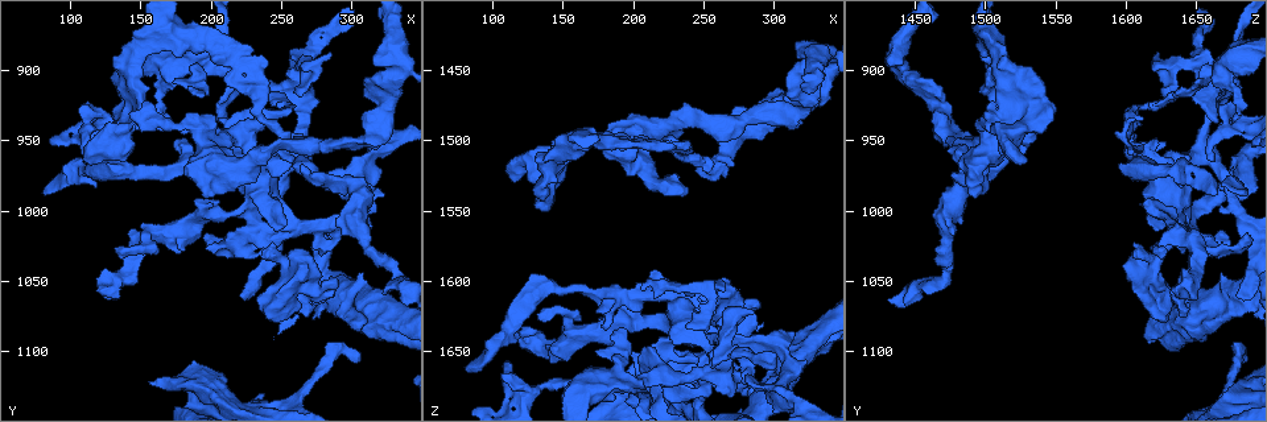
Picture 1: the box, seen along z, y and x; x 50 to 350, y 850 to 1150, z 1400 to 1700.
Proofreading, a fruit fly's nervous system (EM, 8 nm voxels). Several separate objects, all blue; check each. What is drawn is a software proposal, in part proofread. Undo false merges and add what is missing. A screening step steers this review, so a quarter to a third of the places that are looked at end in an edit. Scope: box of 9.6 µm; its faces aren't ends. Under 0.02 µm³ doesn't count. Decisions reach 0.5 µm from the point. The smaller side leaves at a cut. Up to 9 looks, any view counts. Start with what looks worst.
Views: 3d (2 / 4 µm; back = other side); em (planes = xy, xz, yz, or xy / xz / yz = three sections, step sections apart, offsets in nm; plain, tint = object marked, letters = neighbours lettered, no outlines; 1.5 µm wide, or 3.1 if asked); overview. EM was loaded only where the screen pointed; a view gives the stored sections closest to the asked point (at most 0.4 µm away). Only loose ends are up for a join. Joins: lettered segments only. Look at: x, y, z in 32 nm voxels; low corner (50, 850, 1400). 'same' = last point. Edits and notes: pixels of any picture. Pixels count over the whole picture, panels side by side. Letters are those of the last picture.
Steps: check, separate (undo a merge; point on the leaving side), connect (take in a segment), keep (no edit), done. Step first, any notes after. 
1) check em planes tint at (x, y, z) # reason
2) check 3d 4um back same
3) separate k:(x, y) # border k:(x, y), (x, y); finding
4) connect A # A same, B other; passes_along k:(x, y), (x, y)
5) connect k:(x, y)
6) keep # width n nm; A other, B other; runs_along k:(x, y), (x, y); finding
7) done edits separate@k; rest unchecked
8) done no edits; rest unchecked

check em planes letters at (84, 988, 1664) # branch stops here

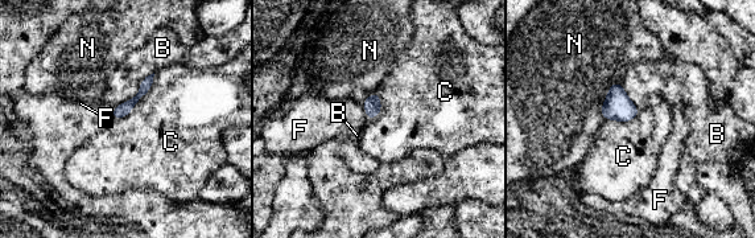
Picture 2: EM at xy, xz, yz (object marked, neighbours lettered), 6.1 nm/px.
keep # longest_contact C 380 nm; B other, C other, F other, N other; border 2:(155, 73), (151, 89), (114, 119); no lettered segment goes on from it

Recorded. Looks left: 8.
check em xy step 8 plain at (104, 926, 1668) # an open end

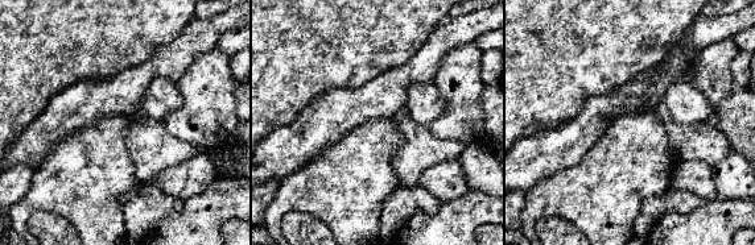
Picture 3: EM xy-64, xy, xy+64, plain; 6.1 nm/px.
check em xy step 8 tint same

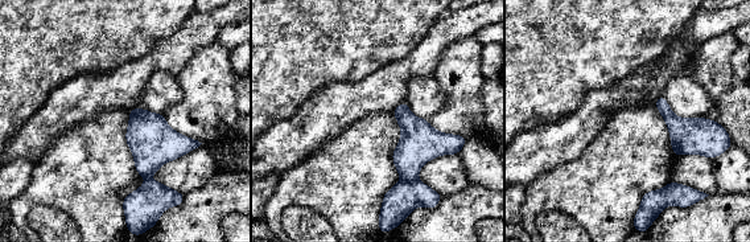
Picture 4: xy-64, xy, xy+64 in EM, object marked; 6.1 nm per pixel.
check em xy step 8 letters same # see the neighbours

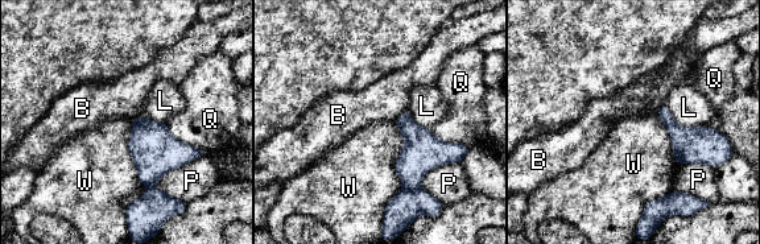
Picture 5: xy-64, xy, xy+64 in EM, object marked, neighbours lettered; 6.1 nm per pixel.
keep # B other, L other, P other, Q other, W other; none of them fits

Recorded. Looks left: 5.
check 3d 4um at (198, 884, 1502) # two arms in line, one across

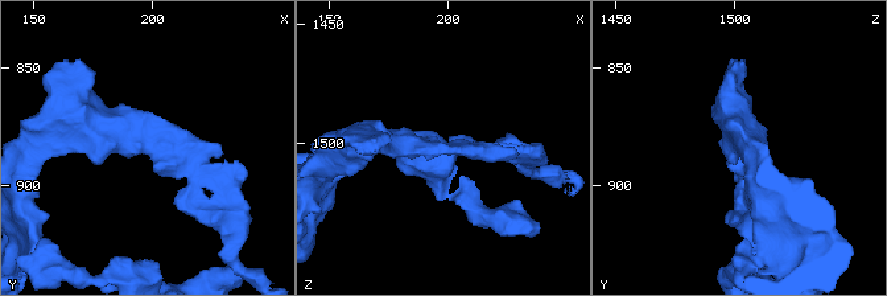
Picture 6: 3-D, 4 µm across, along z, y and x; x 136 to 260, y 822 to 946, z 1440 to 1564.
check em planes letters at (200, 884, 1502) # arms 3; arm_widths 180, 220, 260 nm; need the tissue

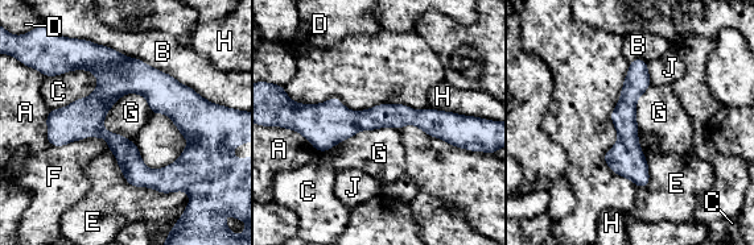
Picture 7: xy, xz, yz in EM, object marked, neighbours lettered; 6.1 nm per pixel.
keep # A other, B other, C other, D other, E other, F other, G other, H other, J other; all the same neuron

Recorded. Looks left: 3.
check em planes letters at (314, 1010, 1638) # an open end

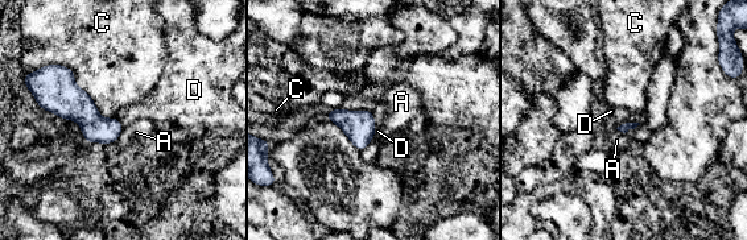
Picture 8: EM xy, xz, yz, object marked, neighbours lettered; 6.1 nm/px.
keep # longest_contact C 500 nm; A other, C other, D other; border 8:(371, 111), (375, 133); none of them fits

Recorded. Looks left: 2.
done no edits; rest unchecked

